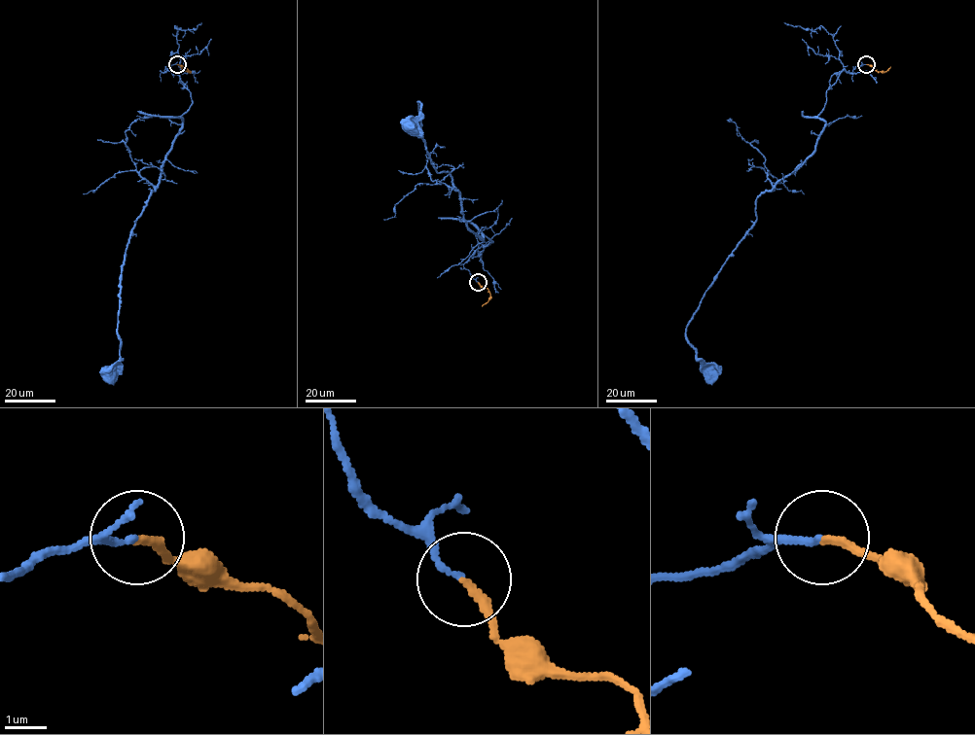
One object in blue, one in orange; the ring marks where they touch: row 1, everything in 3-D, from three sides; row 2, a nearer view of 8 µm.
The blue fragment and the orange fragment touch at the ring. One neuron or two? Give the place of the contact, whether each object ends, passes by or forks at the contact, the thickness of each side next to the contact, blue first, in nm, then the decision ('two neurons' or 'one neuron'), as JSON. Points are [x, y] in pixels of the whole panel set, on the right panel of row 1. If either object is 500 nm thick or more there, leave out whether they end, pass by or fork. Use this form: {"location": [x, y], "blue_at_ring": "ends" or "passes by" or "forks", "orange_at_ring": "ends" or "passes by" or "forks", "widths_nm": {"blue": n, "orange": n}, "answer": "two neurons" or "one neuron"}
{"location": [866, 64], "blue_at_ring": "ends", "orange_at_ring": "ends", "widths_nm": {"blue": 140, "orange": 190}, "answer": "one neuron"}

